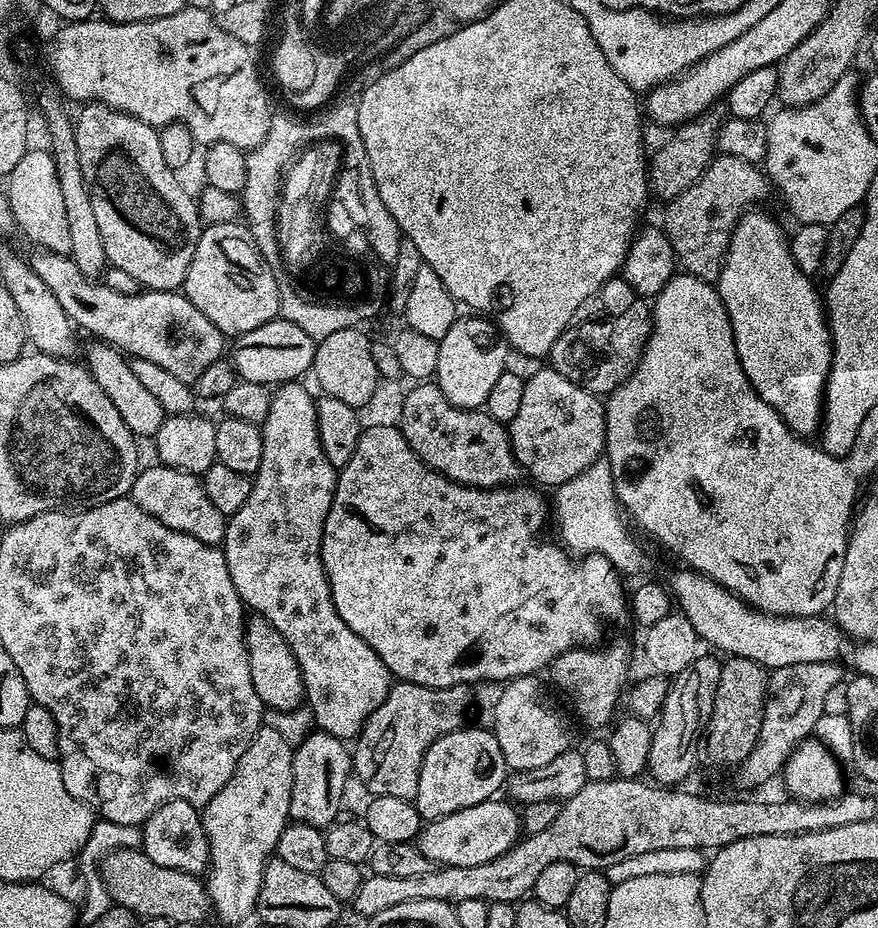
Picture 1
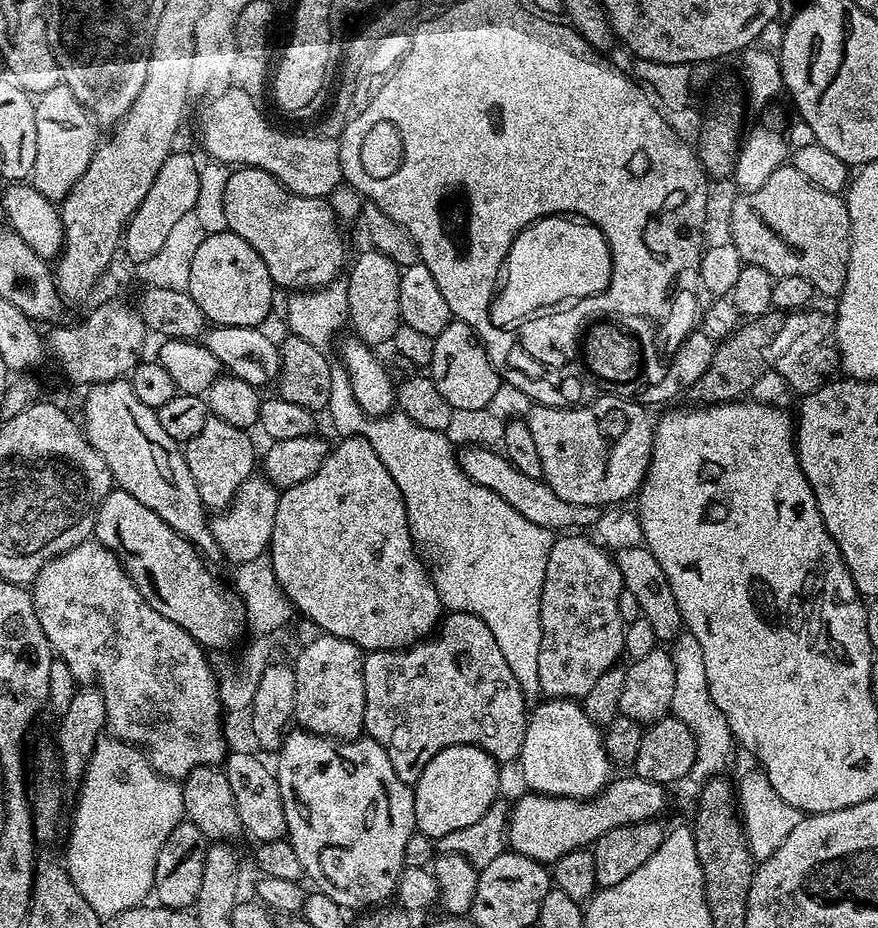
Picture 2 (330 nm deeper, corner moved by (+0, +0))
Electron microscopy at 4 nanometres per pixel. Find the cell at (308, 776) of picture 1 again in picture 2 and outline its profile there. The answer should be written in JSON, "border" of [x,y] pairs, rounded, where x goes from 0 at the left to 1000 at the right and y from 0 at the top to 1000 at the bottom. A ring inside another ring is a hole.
{"border":[[[360,683],[360,686],[338,705],[337,711],[335,710],[337,721],[337,770],[335,776],[345,788],[356,789],[359,793],[374,793],[378,797],[404,797],[415,789],[415,709],[416,704],[403,692],[394,692],[394,688],[372,683]]]}

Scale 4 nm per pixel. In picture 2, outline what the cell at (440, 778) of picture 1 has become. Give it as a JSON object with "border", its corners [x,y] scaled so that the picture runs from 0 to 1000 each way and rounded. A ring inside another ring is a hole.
{"border":[[[513,804],[490,821],[472,847],[473,895],[485,899],[494,907],[500,907],[508,899],[540,890],[565,861],[569,849],[571,824],[554,808],[540,804]]]}

